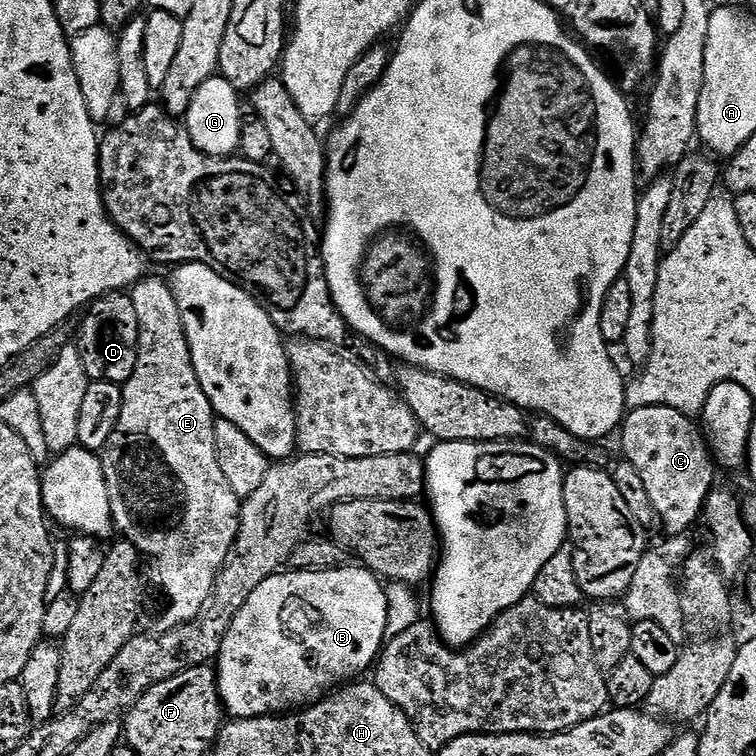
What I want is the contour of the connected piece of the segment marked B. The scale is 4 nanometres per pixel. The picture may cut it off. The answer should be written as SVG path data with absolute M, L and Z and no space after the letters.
M341 566L322 570L321 572L302 572L299 570L281 570L276 575L266 578L254 594L238 610L226 638L222 642L222 650L218 657L218 679L220 681L220 701L224 703L224 711L229 717L245 720L246 718L258 718L259 716L283 716L297 710L303 710L324 699L325 695L333 690L355 681L364 671L371 669L377 663L388 636L388 593L386 584L375 572L363 566L348 568Z

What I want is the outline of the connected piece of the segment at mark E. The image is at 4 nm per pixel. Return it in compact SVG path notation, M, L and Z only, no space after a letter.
M152 274L145 275L139 283L133 284L130 295L134 302L134 311L138 314L138 326L140 327L140 353L138 354L138 366L134 374L122 385L124 397L122 398L122 418L118 418L118 426L114 434L110 434L110 442L106 442L102 453L104 462L104 473L110 490L110 510L114 528L123 539L128 540L140 551L141 557L152 559L156 567L156 584L164 591L168 599L168 609L164 612L165 629L177 628L179 624L188 624L197 619L208 607L212 598L212 591L215 590L220 572L223 571L232 554L232 548L236 544L236 535L240 529L240 505L242 498L230 490L230 482L226 482L226 474L222 474L222 466L218 466L218 450L214 446L214 426L217 422L217 415L212 410L210 398L206 398L206 390L202 390L202 382L198 382L198 374L194 370L192 361L192 348L188 345L186 330L182 322L182 310L172 292L171 283L167 279L159 280Z

